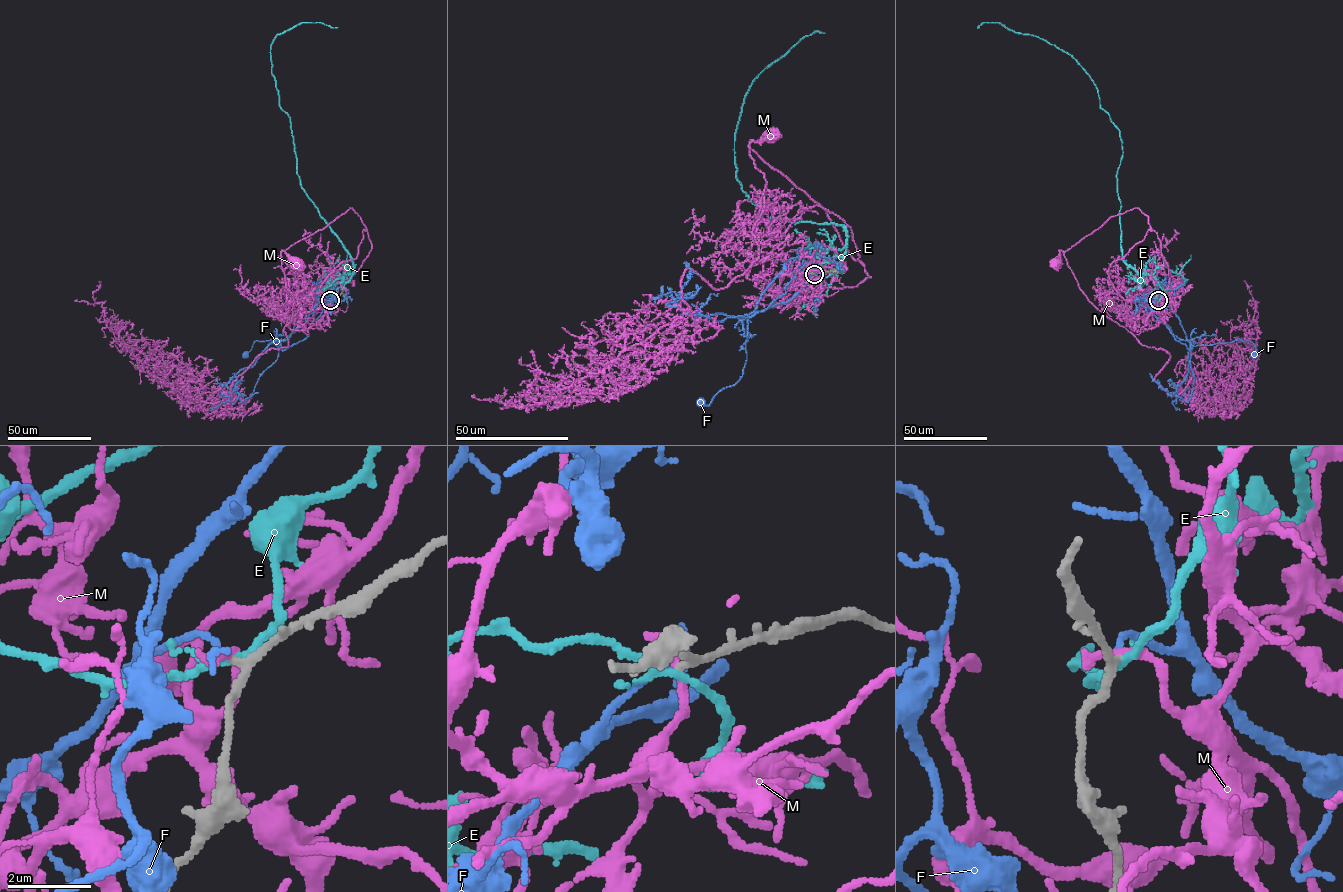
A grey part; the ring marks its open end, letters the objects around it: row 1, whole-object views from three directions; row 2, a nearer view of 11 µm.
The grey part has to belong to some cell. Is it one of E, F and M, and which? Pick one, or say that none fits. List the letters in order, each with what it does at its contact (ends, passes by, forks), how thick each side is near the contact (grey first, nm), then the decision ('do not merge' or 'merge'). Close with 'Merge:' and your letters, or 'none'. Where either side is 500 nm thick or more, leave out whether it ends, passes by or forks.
E: it forks there; 160 nm thick on the grey side, 150 nm on the other; do not merge
F: it ends there; 160 nm thick on the grey side, 120 nm on the other; merge
M: it ends there; 160 nm thick on the grey side, 260 nm on the other; do not merge
Merge: F

